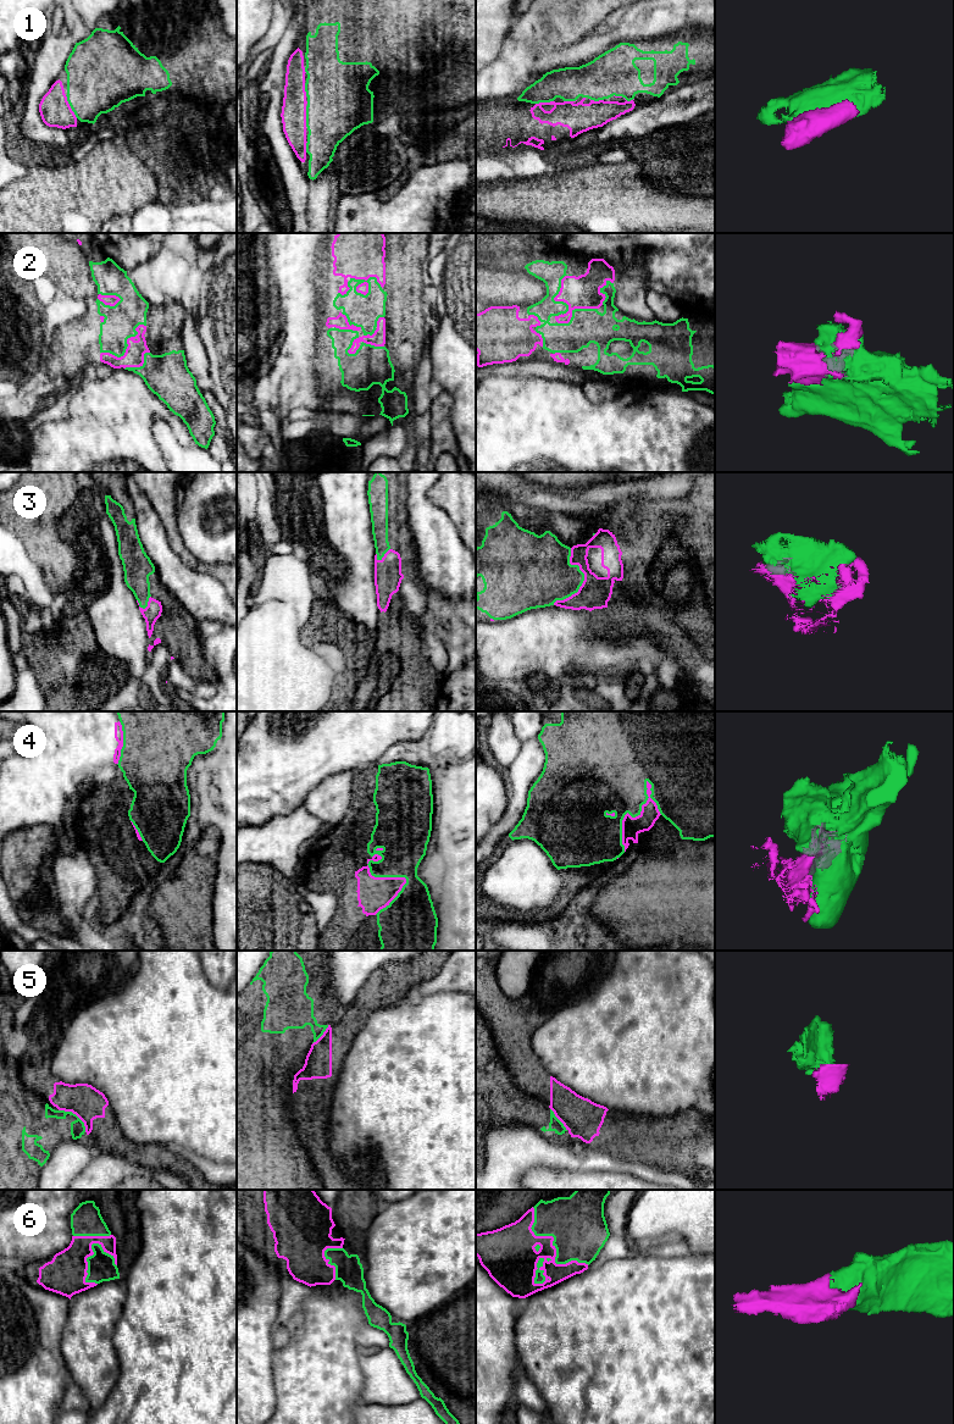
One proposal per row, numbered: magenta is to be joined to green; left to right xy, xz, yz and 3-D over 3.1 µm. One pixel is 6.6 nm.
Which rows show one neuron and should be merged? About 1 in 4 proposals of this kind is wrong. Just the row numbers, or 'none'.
1, 2, 3, 4, 6

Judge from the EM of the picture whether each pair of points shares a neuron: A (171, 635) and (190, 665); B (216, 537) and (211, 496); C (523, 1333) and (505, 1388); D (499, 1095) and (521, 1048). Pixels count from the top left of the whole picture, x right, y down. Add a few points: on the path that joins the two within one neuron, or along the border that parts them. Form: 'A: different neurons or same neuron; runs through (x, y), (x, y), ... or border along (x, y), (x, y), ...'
A: same neuron; runs through (178, 642), (190, 658)
B: same neuron; runs through (216, 527), (216, 508), (214, 505)
C: different neurons; border along (516, 1324), (515, 1348), (523, 1374)
D: different neurons; border along (495, 1046), (512, 1081), (526, 1095)

